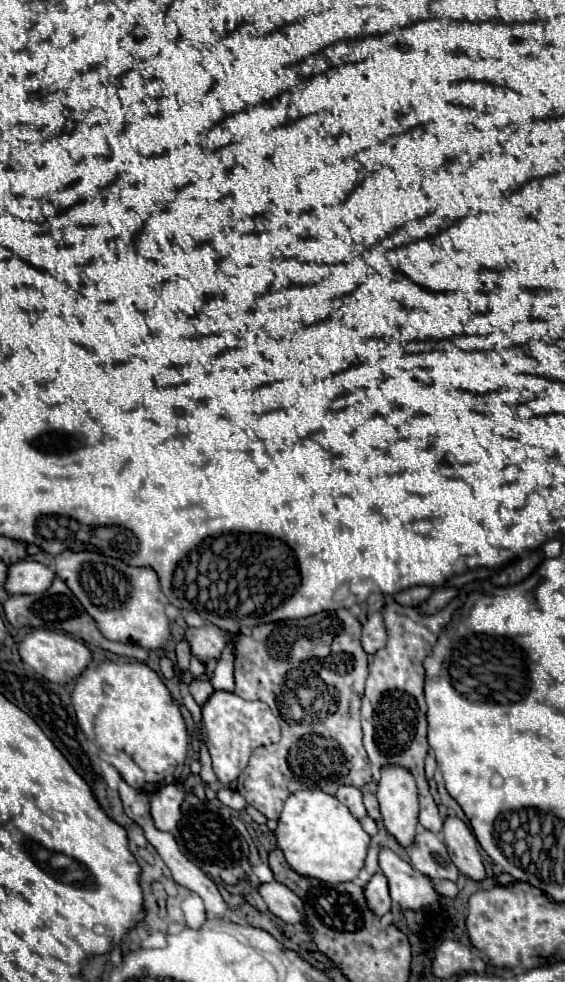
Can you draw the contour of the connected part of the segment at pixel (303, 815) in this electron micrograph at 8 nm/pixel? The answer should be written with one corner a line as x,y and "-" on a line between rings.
303,789
289,795
279,827
275,831
277,845
281,847
287,863
305,877
315,877
327,883
353,881
365,865
371,837
363,831
361,823
341,805
333,795
319,789

